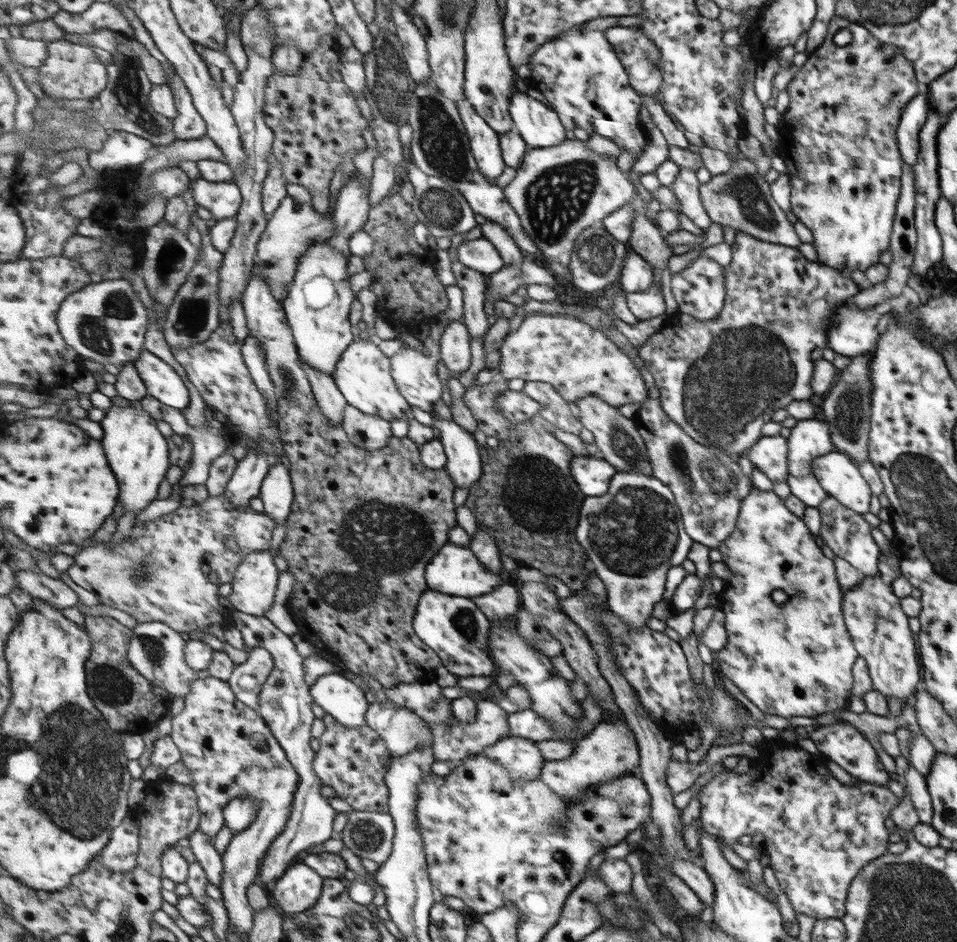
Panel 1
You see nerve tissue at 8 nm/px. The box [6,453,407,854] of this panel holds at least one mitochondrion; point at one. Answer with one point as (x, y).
(83, 760)

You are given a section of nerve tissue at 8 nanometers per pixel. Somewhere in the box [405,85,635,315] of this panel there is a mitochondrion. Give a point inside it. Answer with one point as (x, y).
(555, 198)

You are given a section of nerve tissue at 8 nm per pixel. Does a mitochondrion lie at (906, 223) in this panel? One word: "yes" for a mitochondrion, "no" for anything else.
no

